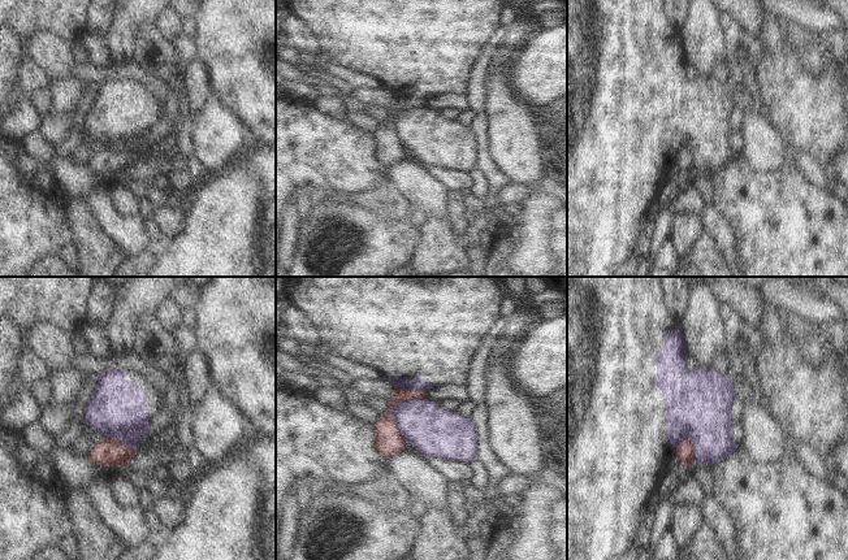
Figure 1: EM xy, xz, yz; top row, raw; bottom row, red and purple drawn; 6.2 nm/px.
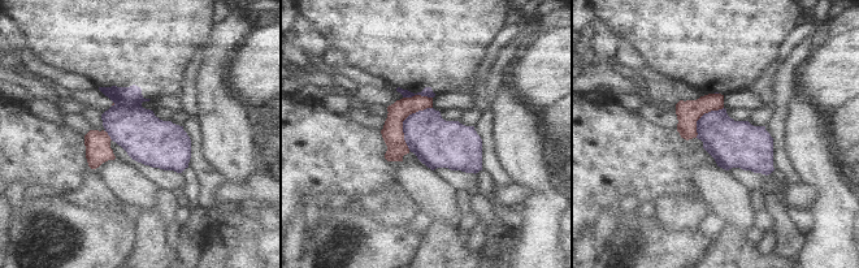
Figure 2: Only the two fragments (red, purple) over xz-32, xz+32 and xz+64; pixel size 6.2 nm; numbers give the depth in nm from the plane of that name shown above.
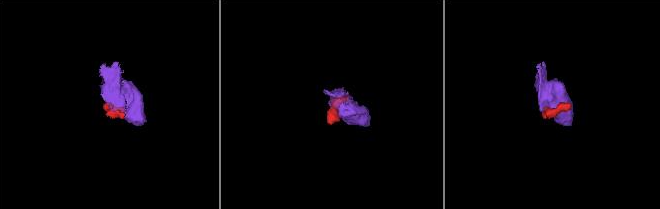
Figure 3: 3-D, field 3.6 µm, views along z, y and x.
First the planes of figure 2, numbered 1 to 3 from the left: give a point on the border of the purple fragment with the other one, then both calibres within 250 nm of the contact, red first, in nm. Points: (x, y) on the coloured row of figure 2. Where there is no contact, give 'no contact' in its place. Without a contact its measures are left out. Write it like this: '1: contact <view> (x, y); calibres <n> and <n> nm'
1: contact xz-32 (108, 135); calibres 160 and 300 nm
2: contact xz+32 (403, 120); calibres 130 and 300 nm
3: contact xz+64 (702, 115); calibres 150 and 280 nm

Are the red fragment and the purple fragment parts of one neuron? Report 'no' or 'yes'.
no

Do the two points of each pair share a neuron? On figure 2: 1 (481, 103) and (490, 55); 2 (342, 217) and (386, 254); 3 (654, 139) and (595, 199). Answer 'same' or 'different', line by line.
1: same
2: same
3: same

